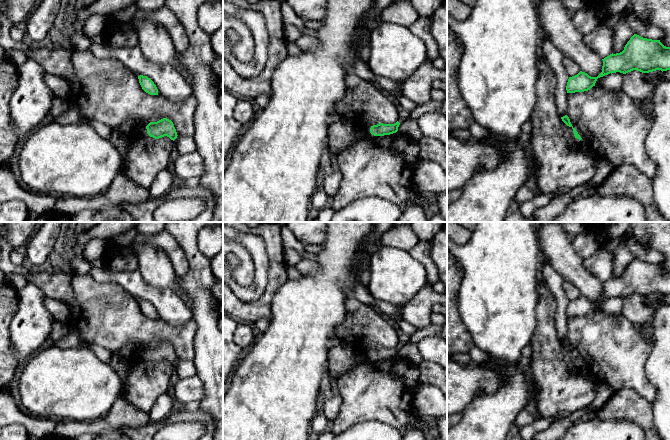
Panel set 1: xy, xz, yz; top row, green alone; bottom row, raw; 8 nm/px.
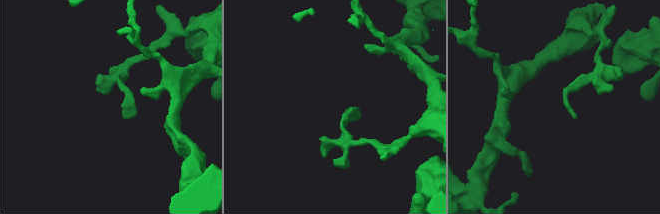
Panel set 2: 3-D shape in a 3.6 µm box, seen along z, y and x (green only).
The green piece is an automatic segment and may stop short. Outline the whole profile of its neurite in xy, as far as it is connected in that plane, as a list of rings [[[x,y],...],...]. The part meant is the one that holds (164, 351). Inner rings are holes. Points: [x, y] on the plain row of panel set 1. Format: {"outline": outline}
{"outline": [[[163,342],[157,346],[150,346],[146,350],[146,353],[148,359],[155,363],[167,360],[174,365],[178,360],[173,346],[167,342]]]}

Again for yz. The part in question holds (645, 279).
{"outline": [[[634,258],[620,277],[610,278],[603,284],[602,296],[597,301],[591,301],[580,295],[569,301],[567,317],[590,314],[598,302],[610,297],[626,298],[633,294],[649,297],[656,294],[670,294],[670,271],[664,270],[660,264],[643,262]]]}

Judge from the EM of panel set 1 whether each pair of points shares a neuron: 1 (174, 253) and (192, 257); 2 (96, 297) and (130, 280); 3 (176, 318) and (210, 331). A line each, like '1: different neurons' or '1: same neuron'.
1: different neurons
2: different neurons
3: different neurons

